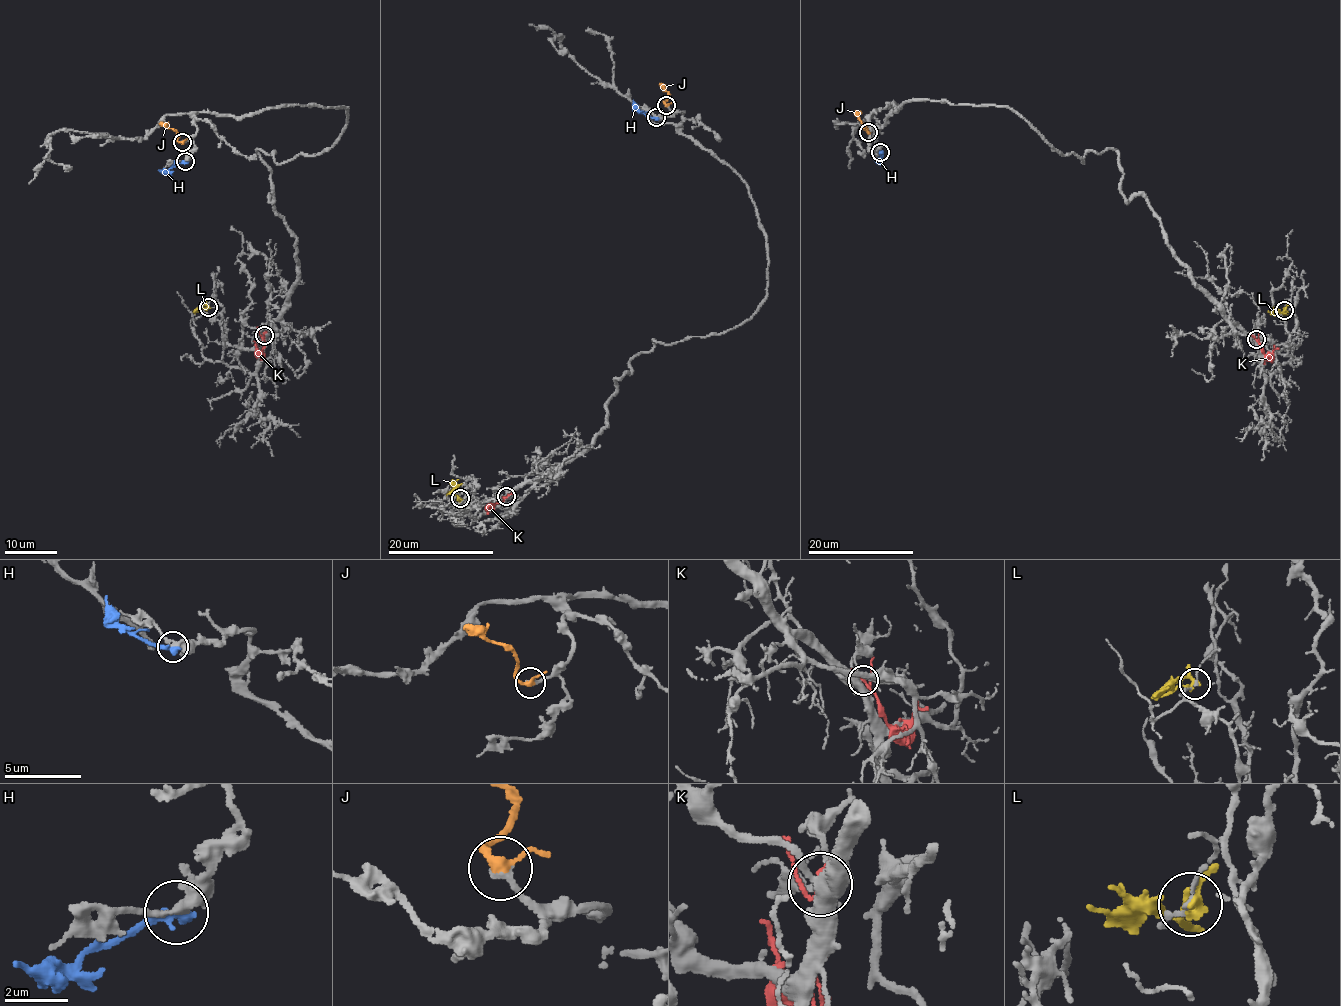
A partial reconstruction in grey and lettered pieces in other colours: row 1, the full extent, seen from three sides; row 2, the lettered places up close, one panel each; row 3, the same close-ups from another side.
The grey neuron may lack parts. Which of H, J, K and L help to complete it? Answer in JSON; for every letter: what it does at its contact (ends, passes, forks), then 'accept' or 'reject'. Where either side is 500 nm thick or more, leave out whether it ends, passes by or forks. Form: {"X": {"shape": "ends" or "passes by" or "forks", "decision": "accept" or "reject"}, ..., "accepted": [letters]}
{"H": {"shape": "ends", "decision": "reject"}, "J": {"shape": "passes by", "decision": "accept"}, "K": {"shape": "passes by", "decision": "reject"}, "L": {"shape": "passes by", "decision": "reject"}, "accepted": ["J"]}

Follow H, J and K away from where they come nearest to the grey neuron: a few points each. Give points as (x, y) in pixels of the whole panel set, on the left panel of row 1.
H: (184, 162), (168, 170), (158, 170)
J: (182, 142), (177, 140), (177, 133), (159, 123)
K: (264, 335), (261, 350), (253, 341)

